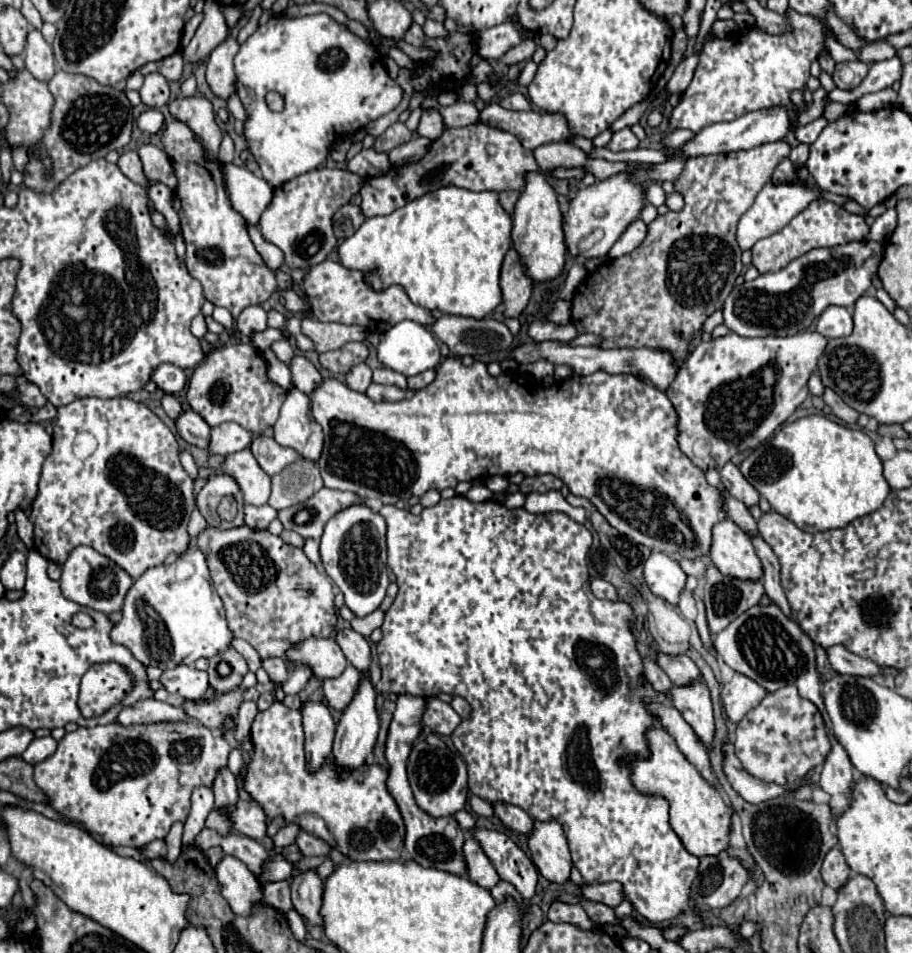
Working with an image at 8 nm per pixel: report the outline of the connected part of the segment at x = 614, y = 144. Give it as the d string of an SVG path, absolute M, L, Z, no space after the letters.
M625 127L613 135L609 149L611 151L629 151L629 149L635 149L637 145L639 145L639 139L635 137L635 133L629 127Z

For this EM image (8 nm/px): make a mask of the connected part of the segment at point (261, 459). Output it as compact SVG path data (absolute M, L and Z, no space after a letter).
M267 435L255 437L251 443L251 451L267 475L277 475L289 463L295 463L301 459L301 455L295 449L283 447L275 443L273 437L267 437Z

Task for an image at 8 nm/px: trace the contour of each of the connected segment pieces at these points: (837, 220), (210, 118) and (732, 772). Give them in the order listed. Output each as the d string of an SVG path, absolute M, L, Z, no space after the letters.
M811 201L795 219L791 219L789 225L785 225L779 233L761 239L753 245L753 265L759 269L759 273L779 271L795 257L815 249L815 247L835 247L851 241L863 241L869 235L869 227L861 215L847 213L841 205L829 203L829 201Z
M177 97L169 103L169 117L187 123L197 137L203 139L209 159L217 159L223 131L219 129L213 113L213 105L207 97Z
M725 743L723 745L723 773L727 775L727 781L731 783L731 787L749 803L763 803L769 799L775 799L779 795L783 795L785 791L791 791L789 787L781 787L775 783L767 783L761 779L755 779L753 775L749 775L739 759L735 757L735 749L733 743Z

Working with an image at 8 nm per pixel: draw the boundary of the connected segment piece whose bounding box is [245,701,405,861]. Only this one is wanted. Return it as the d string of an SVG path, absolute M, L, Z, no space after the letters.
M275 701L267 711L259 711L255 715L253 725L251 725L251 741L253 741L255 753L253 753L253 759L247 767L245 789L265 809L269 821L277 815L283 815L287 823L299 823L305 831L321 837L327 843L329 843L329 833L331 833L335 843L329 843L329 845L353 861L399 859L399 855L403 851L405 825L403 825L403 819L401 819L401 813L397 809L395 799L389 795L389 791L385 787L385 781L387 781L387 769L385 767L363 765L357 771L337 773L337 769L329 757L319 771L309 773L305 769L301 713L285 707L279 701Z

